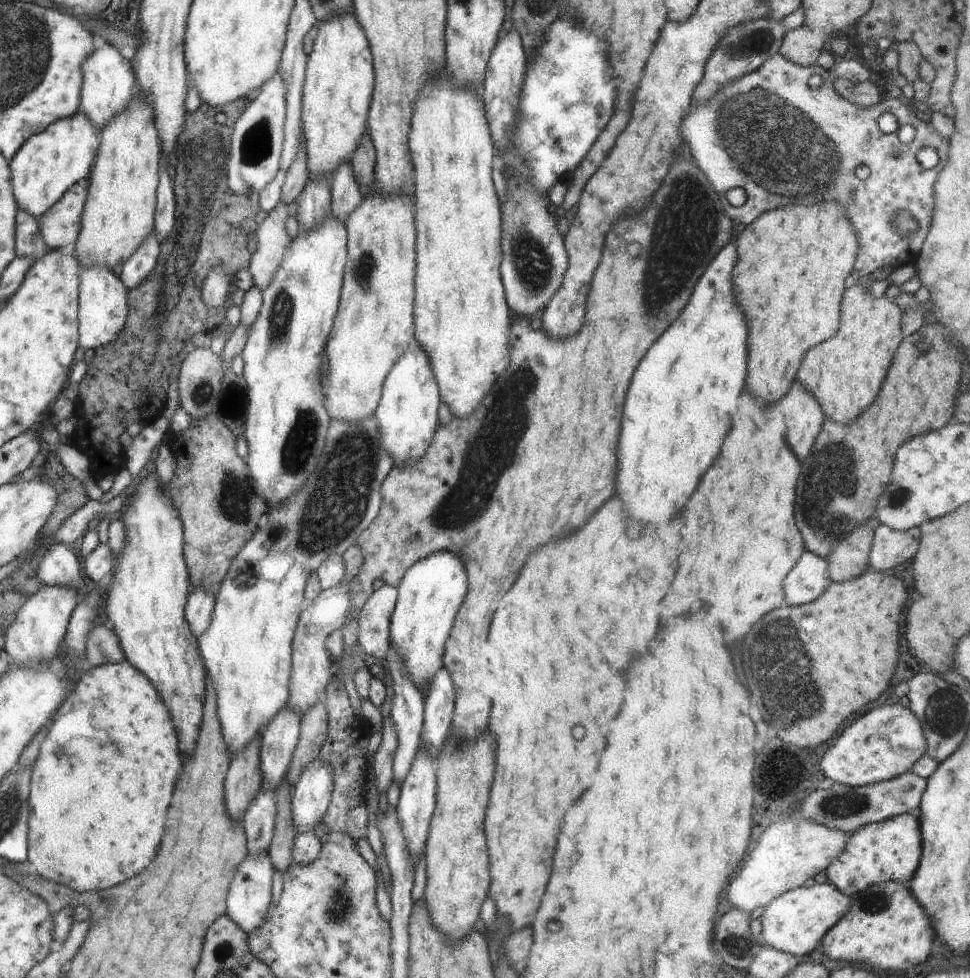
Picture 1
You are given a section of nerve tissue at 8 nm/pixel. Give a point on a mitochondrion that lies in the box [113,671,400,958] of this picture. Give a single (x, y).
(339, 906)

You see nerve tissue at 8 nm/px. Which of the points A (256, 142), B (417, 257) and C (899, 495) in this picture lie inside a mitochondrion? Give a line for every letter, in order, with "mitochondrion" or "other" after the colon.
A: mitochondrion
B: other
C: mitochondrion

